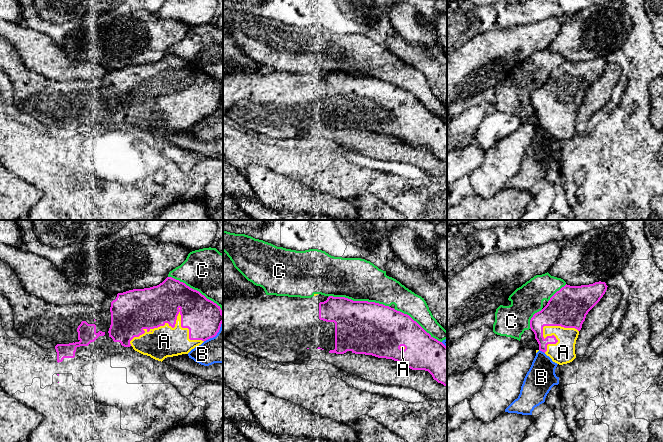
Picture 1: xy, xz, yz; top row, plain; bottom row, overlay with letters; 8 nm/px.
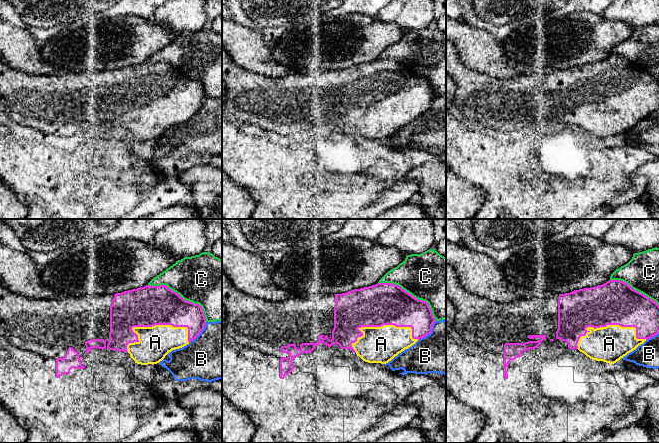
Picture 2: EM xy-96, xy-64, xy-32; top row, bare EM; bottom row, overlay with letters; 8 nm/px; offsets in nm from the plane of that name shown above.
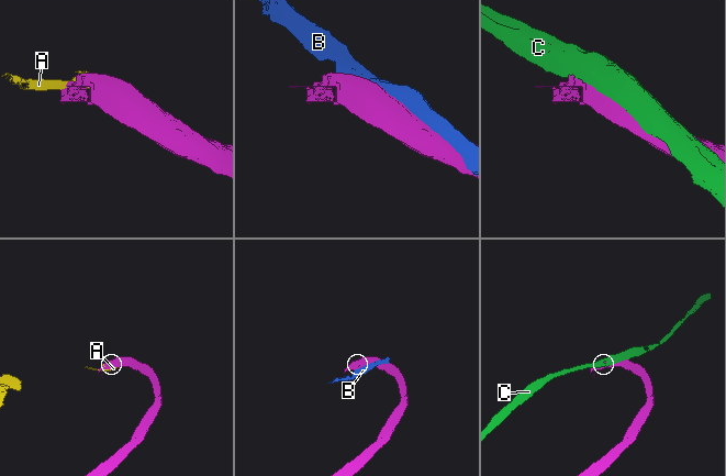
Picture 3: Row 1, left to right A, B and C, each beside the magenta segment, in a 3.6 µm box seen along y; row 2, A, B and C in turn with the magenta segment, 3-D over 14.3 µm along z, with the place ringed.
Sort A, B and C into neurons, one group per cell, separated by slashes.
A / B / C

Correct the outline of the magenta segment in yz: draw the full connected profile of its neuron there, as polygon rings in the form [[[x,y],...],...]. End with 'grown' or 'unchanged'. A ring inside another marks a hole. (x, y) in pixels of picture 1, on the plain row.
[[[595,58],[589,61],[570,62],[565,61],[557,67],[548,77],[547,81],[539,88],[535,89],[530,96],[530,104],[535,110],[535,115],[539,120],[539,126],[547,127],[548,120],[556,120],[558,116],[554,111],[543,113],[544,102],[561,102],[564,104],[575,104],[581,106],[588,88],[600,77],[607,66],[605,58]]] | unchanged

